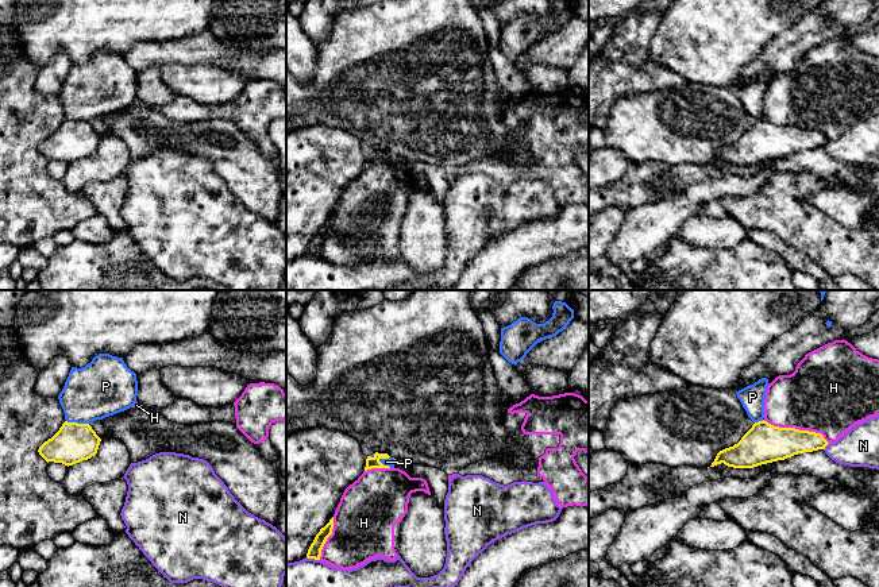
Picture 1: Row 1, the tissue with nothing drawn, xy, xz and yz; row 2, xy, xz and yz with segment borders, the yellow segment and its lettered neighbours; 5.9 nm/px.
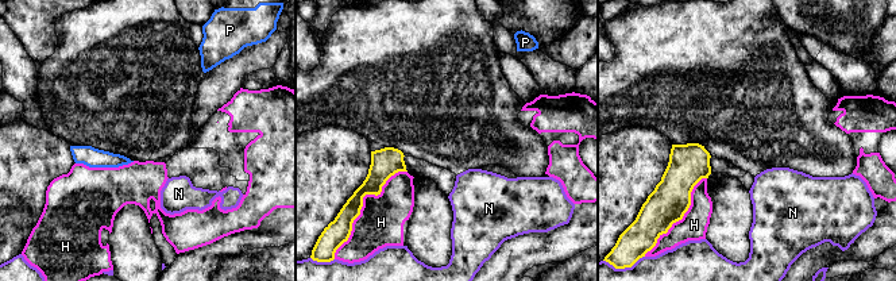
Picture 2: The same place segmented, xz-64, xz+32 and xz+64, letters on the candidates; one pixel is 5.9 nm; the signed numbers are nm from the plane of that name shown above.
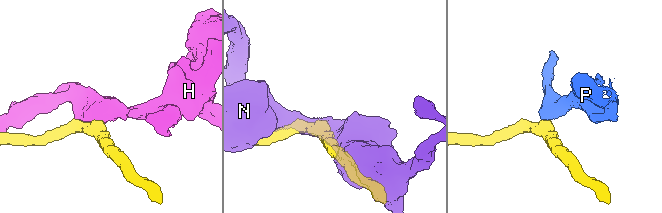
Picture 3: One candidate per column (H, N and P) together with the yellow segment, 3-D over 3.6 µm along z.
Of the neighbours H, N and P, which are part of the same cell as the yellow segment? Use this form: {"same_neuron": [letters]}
{"same_neuron": []}

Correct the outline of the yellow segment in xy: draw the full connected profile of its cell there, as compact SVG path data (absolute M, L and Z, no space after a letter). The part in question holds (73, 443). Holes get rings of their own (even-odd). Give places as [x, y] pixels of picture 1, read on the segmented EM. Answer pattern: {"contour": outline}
{"contour": "M65 421L59 430L45 441L38 452L49 463L73 466L97 453L101 439L89 424Z"}

